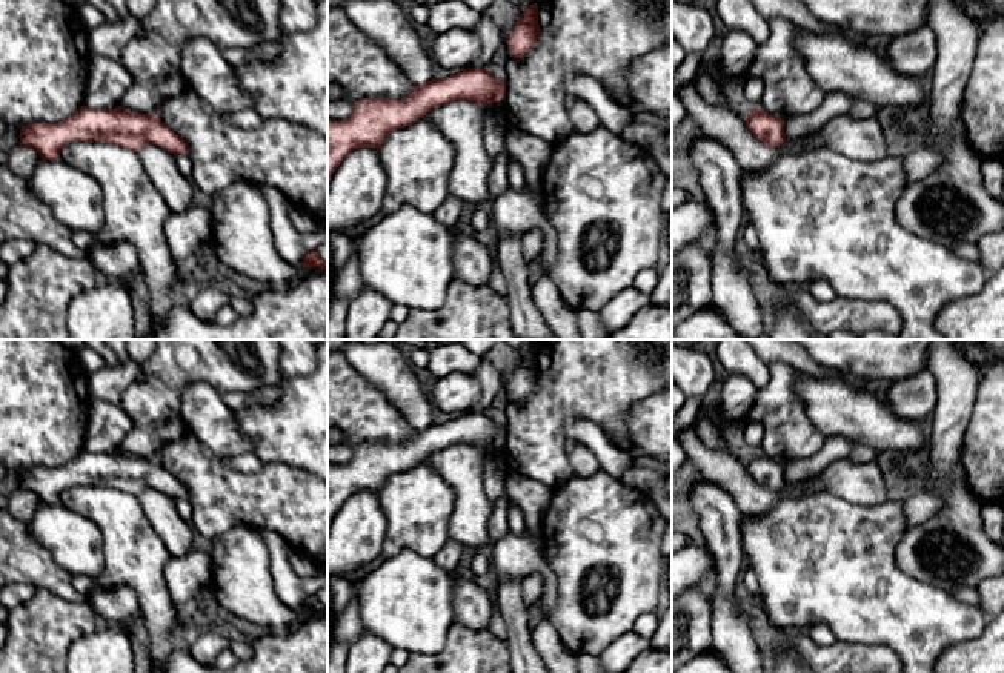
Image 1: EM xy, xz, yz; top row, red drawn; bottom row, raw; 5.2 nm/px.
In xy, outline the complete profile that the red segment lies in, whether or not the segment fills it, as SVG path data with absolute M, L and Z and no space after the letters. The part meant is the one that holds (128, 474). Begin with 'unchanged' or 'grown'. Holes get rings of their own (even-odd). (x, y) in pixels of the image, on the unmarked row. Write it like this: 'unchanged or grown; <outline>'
unchanged; M81 450L72 461L48 469L34 467L20 473L18 489L34 492L45 504L58 504L60 495L74 486L101 486L138 496L146 489L157 489L174 499L188 498L189 492L185 484L169 473L158 459L138 458L126 455L121 450L115 453L92 453Z

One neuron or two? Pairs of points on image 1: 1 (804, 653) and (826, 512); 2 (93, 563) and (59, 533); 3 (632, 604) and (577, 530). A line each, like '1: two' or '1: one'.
1: two
2: one
3: one

